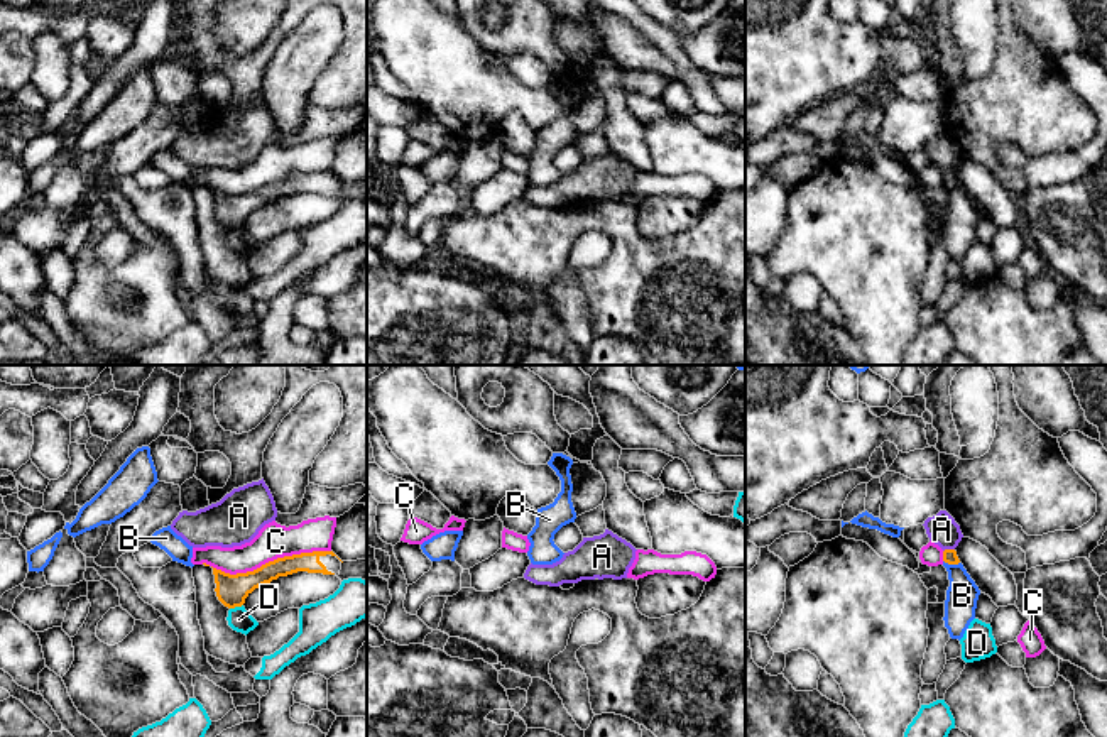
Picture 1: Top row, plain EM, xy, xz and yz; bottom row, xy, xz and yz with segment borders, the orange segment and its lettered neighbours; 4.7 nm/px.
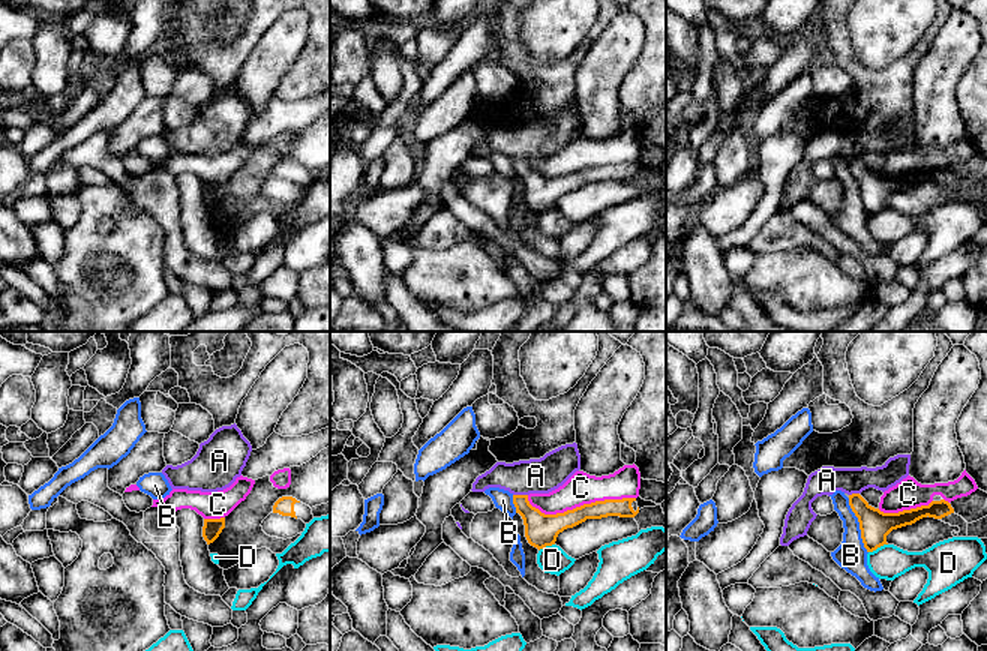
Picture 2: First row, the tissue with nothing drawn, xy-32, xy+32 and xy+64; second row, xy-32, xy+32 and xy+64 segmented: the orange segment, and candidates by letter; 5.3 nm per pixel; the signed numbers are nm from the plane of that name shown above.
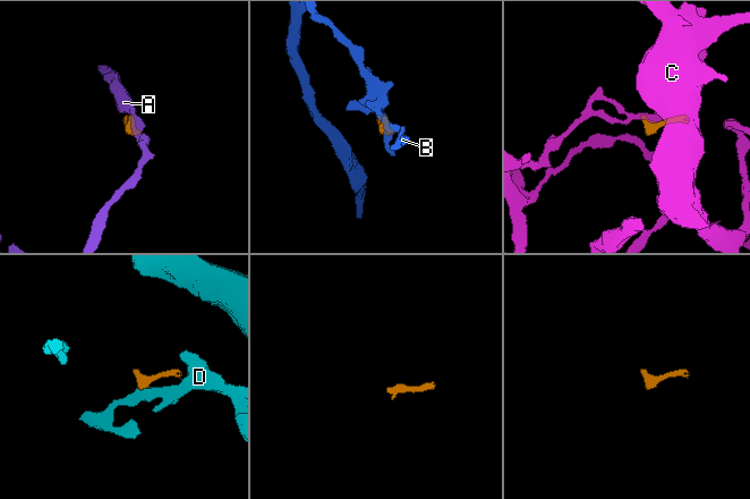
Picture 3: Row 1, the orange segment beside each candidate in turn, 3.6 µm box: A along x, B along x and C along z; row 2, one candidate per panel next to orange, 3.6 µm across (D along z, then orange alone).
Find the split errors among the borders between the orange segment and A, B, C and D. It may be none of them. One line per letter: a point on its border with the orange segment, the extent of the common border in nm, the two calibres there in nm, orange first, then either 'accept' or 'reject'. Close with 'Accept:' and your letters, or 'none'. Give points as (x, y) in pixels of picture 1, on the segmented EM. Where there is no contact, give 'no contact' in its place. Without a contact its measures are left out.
A: yz (948, 550) | 60 nm | 70/150 nm | reject
B: yz (952, 563) | 80 nm | 70/150 nm | reject
C: xy (266, 563) | 600 nm | 150/160 nm | reject
D: xy (235, 605) | 70 nm | 150/110 nm | reject
Accept: none

